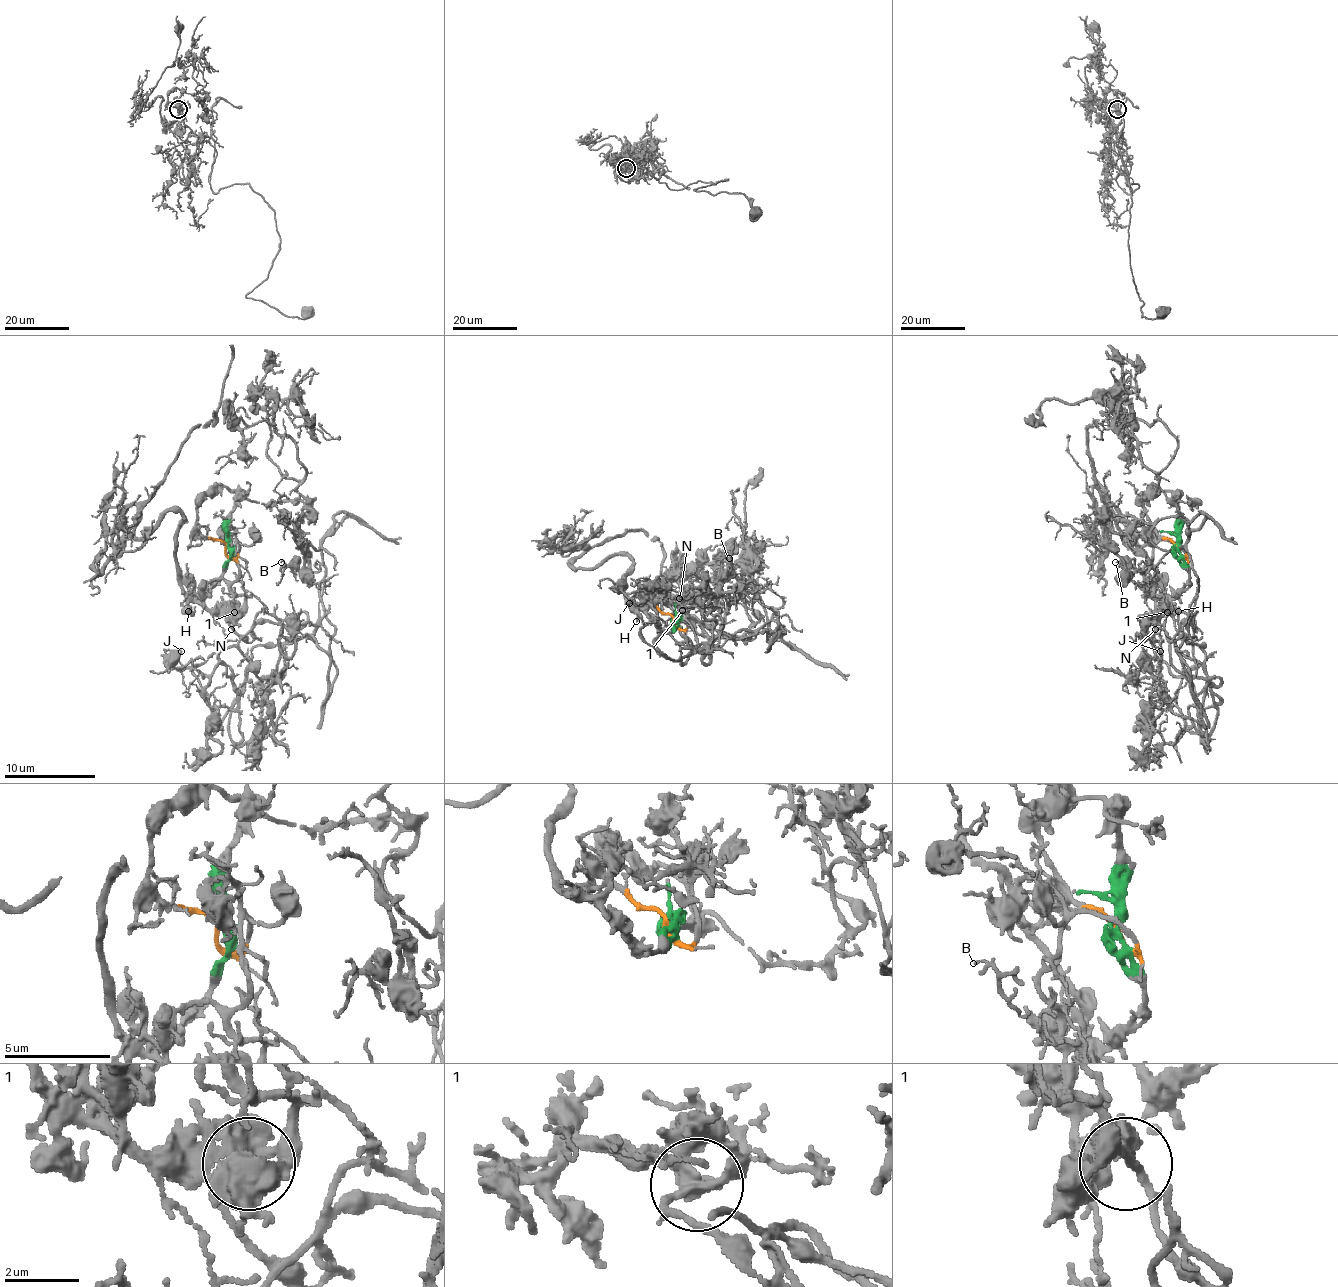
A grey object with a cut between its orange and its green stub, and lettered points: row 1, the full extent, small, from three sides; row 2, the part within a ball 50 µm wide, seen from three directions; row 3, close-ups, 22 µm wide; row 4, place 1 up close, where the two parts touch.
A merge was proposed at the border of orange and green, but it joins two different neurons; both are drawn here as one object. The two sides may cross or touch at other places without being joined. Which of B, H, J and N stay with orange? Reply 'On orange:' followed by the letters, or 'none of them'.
On orange: B, J, N

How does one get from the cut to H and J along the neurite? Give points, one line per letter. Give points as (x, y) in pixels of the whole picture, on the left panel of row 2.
H: (227, 545), (230, 559), (221, 577), (191, 605), (189, 612)
J: (227, 545), (246, 598), (227, 621), (246, 634), (218, 655), (230, 673), (184, 669), (182, 650)

